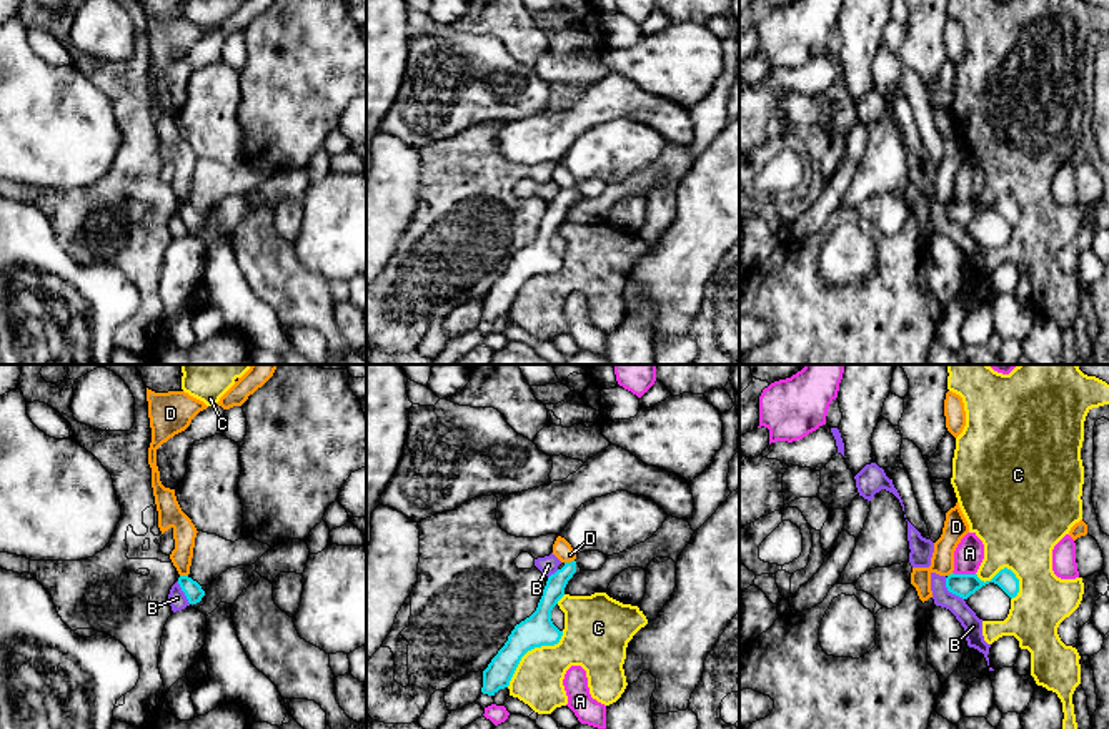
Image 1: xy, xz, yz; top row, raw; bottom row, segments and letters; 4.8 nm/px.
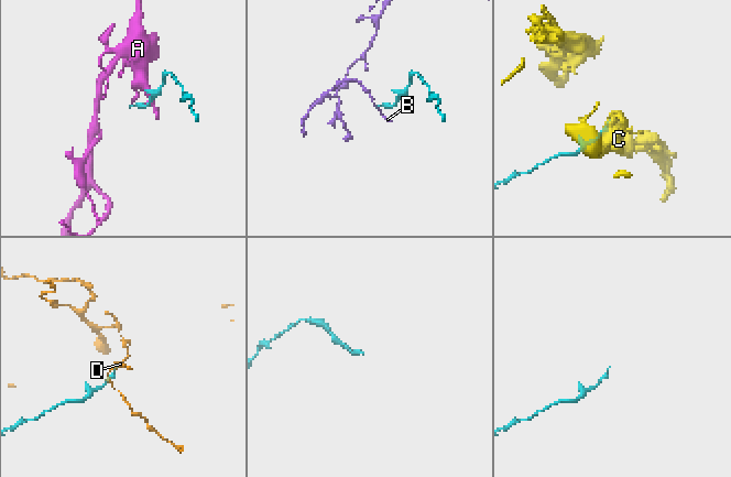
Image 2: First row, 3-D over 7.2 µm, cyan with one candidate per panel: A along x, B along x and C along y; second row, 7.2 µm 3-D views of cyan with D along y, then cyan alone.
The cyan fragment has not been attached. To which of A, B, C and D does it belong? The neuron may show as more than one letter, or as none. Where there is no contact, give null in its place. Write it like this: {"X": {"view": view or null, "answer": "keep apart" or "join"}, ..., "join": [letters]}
{"A": {"view": "yz", "answer": "keep apart"}, "B": {"view": "yz", "answer": "keep apart"}, "C": {"view": "xz", "answer": "keep apart"}, "D": {"view": "xz", "answer": "keep apart"}, "join": []}

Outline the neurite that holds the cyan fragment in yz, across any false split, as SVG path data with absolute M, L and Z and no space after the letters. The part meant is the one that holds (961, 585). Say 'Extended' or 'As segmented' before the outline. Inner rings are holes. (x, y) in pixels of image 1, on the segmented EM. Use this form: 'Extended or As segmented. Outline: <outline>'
As segmented. Outline: M1004 568L1001 569L991 581L981 581L977 574L949 574L946 578L946 588L949 593L967 599L971 594L974 594L982 586L994 583L997 584L1011 599L1017 596L1019 593L1019 579L1016 574Z

